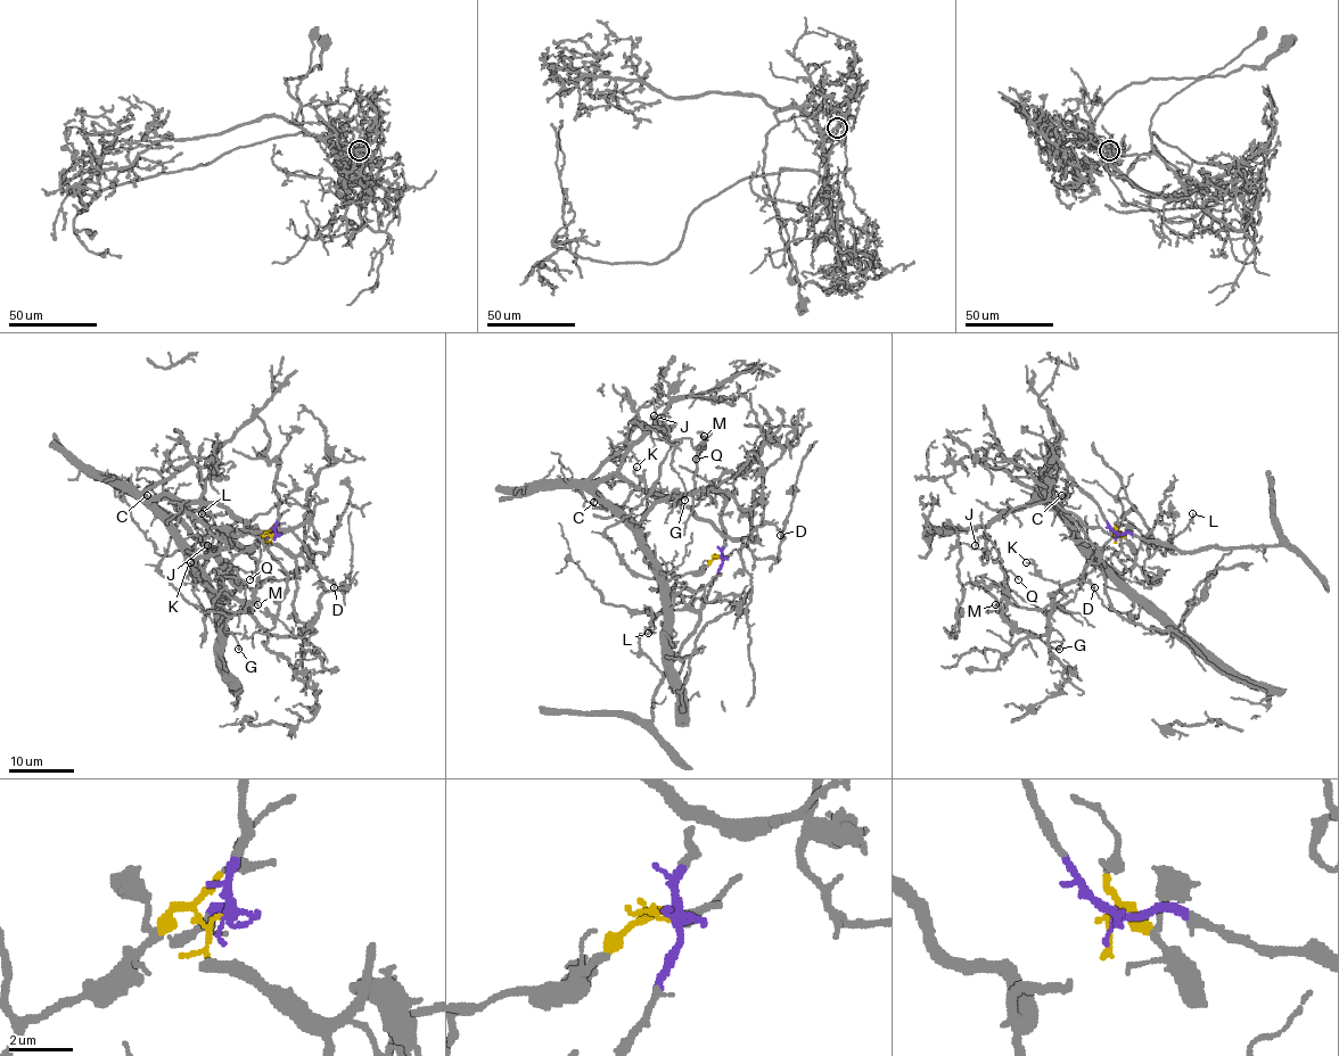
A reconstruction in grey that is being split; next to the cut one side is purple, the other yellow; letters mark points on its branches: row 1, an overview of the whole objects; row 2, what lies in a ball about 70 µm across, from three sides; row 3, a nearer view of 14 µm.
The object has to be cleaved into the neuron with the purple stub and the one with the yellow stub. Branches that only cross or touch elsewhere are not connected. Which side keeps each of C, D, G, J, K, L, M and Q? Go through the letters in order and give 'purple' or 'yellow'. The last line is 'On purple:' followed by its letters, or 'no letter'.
C: yellow
D: yellow
G: yellow
J: yellow
K: yellow
L: purple
M: yellow
Q: yellow
On purple: L

